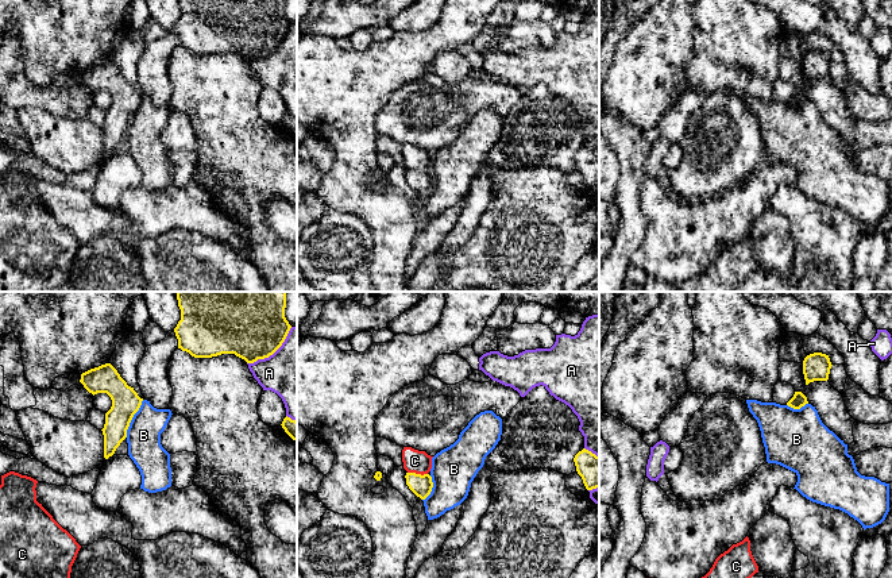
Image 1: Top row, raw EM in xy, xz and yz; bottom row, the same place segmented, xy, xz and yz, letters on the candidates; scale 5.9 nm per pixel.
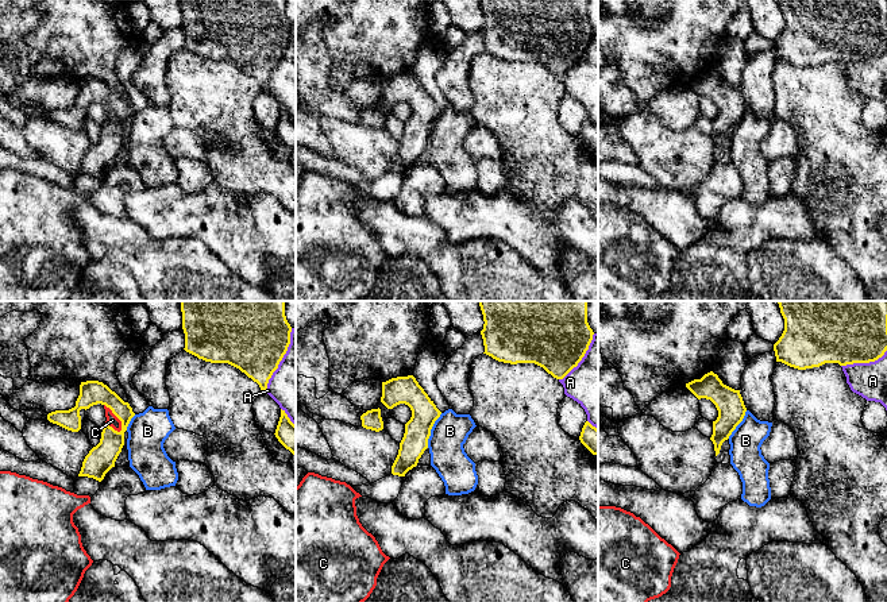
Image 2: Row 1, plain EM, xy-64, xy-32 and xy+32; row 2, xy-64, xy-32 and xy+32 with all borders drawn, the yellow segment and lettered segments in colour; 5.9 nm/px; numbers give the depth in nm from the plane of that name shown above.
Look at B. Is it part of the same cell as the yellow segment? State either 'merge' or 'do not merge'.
do not merge

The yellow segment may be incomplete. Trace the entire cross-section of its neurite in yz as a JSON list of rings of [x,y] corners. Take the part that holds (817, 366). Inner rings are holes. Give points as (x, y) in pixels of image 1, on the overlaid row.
[[[814,352],[807,355],[803,361],[806,385],[814,381],[827,381],[831,366],[830,358],[826,354]]]

